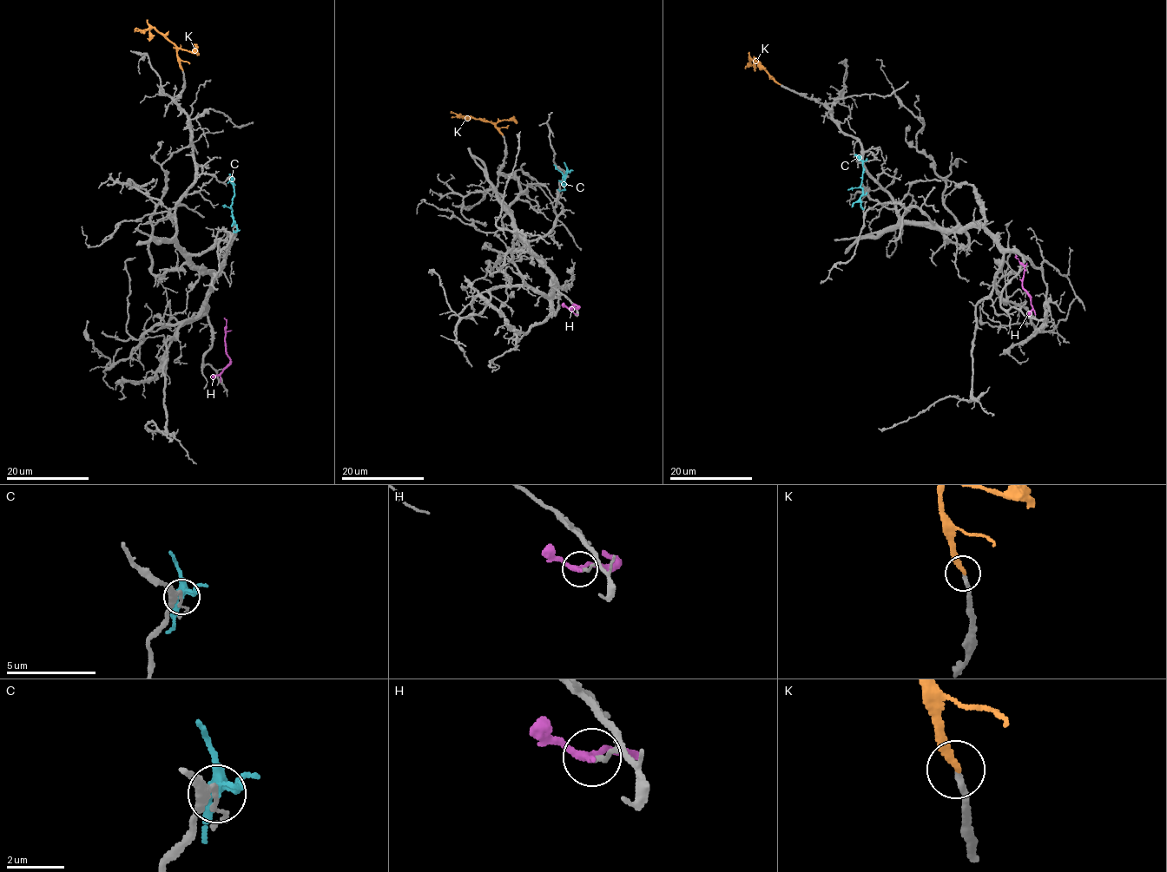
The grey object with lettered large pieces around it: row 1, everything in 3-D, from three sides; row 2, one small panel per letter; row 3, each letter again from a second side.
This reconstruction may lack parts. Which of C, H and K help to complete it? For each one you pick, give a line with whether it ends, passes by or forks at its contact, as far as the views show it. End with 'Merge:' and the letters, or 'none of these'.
K: it ends there
Merge: K

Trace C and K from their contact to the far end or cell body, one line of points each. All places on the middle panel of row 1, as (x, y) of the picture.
C: (566, 173), (570, 171), (563, 177), (564, 185), (558, 180)
K: (502, 134), (496, 125), (450, 112)

